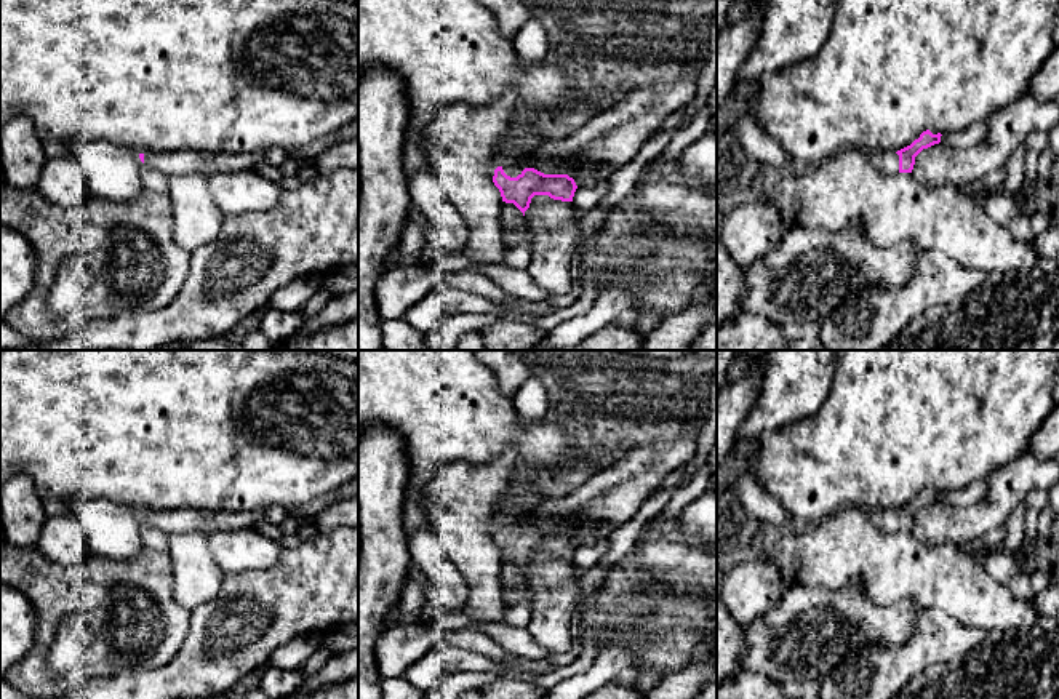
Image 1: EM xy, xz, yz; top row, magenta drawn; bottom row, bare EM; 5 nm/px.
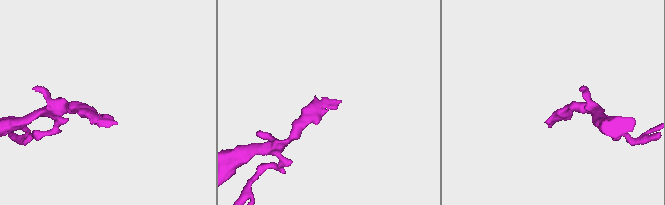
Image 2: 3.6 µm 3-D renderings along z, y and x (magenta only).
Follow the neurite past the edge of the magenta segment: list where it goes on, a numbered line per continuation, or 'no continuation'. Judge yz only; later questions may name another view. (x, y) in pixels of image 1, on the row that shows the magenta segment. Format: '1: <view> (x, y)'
1: yz (888, 162)

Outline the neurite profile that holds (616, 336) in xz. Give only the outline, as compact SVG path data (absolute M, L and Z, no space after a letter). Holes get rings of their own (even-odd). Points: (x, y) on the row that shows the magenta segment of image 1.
M611 323L574 347L560 347L555 350L640 350L645 341L646 338L635 330L633 323Z

